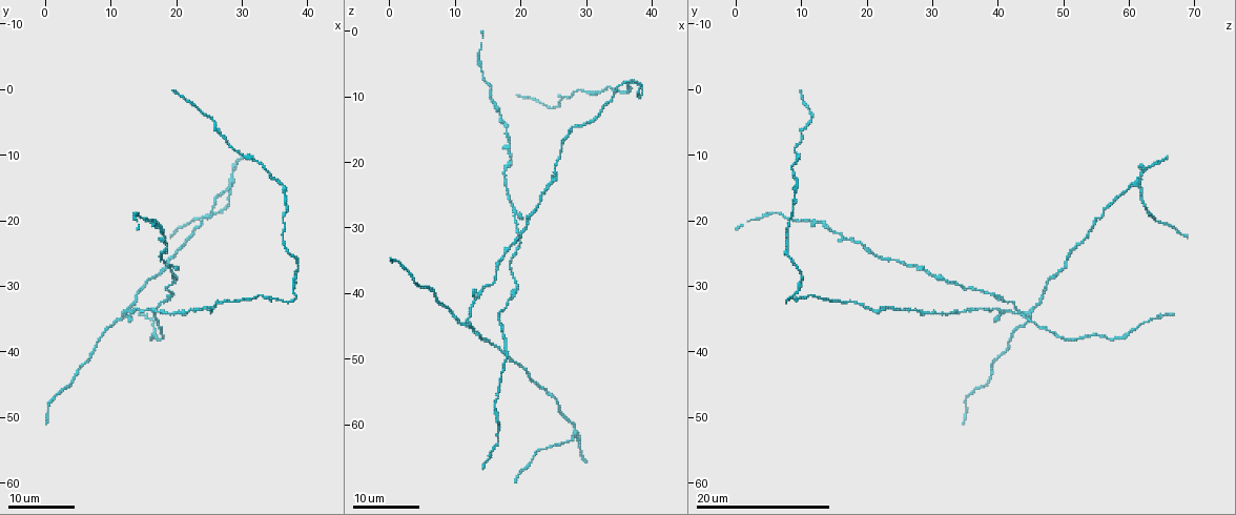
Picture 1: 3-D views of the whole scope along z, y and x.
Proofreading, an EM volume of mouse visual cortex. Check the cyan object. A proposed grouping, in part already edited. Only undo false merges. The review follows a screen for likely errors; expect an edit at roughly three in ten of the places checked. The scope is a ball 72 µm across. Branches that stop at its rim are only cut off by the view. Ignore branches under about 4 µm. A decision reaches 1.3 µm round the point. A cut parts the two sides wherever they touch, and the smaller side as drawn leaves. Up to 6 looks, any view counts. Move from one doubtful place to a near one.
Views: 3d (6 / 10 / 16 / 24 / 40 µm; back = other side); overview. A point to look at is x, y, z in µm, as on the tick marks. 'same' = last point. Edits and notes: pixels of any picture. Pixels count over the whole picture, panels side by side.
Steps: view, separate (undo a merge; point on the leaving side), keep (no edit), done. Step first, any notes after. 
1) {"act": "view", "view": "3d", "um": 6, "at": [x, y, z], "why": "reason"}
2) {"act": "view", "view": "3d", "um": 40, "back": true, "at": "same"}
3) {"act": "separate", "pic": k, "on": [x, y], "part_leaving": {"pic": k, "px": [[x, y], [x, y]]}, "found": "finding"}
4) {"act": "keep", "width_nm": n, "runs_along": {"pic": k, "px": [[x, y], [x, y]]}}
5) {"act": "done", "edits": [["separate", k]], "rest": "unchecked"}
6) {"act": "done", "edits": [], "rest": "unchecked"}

{"act": "view", "view": "3d", "um": 24, "at": [28.5, 14.5, 61.5]}

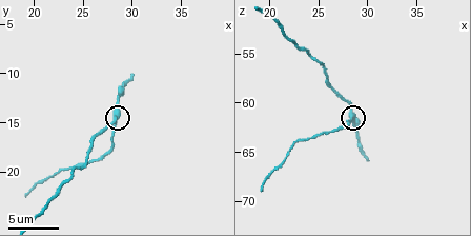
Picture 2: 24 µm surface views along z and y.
{"act": "view", "view": "3d", "um": 10, "at": "same", "why": "closer look"}

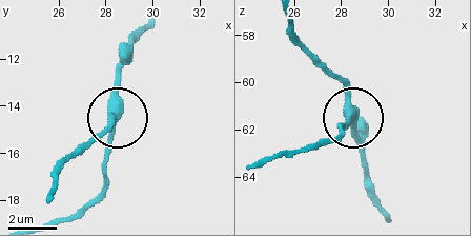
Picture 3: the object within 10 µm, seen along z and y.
{"act": "keep", "arms": 3, "runs_along": {"pic": 3, "px": [[48, 199], [58, 171], [117, 117], [118, 46]]}, "found": "all the same neuron"}

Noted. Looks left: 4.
{"act": "view", "view": "3d", "um": 24, "at": [12.5, 34.0, 45.0], "why": "two arms in line, one across"}

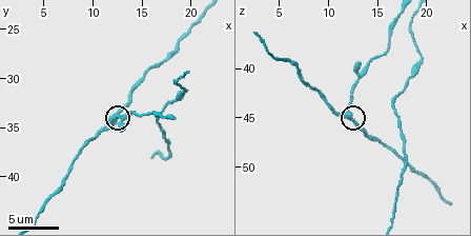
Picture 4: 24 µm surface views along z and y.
{"act": "view", "view": "3d", "um": 6, "at": "same", "why": "closer look"}

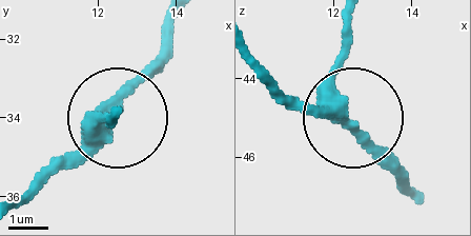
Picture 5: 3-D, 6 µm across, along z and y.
{"act": "keep", "runs_along": {"pic": 5, "px": [[349, 19], [329, 90], [340, 120], [309, 113], [263, 73]]}, "found": "one neuron here"}

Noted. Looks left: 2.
{"act": "view", "view": "3d", "um": 16, "at": [14.0, 19.0, 6.0], "why": "sudden change in width"}

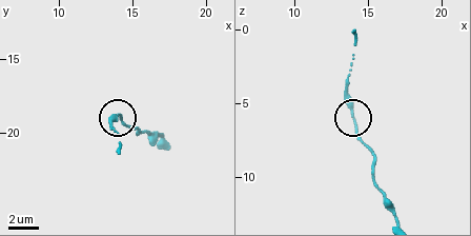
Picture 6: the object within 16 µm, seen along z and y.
{"act": "view", "view": "3d", "um": 6, "at": "same"}

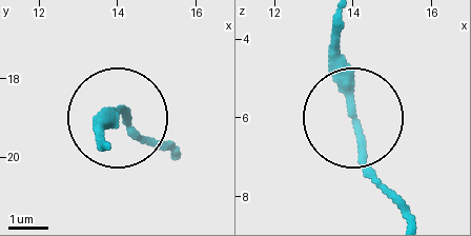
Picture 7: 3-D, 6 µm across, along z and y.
{"act": "keep", "width_nm": 160, "runs_along": {"pic": 7, "px": [[405, 214], [368, 163], [341, 22]]}, "found": "all the same neuron"}

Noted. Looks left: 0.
{"act": "done", "edits": [], "rest": "unchecked"}

